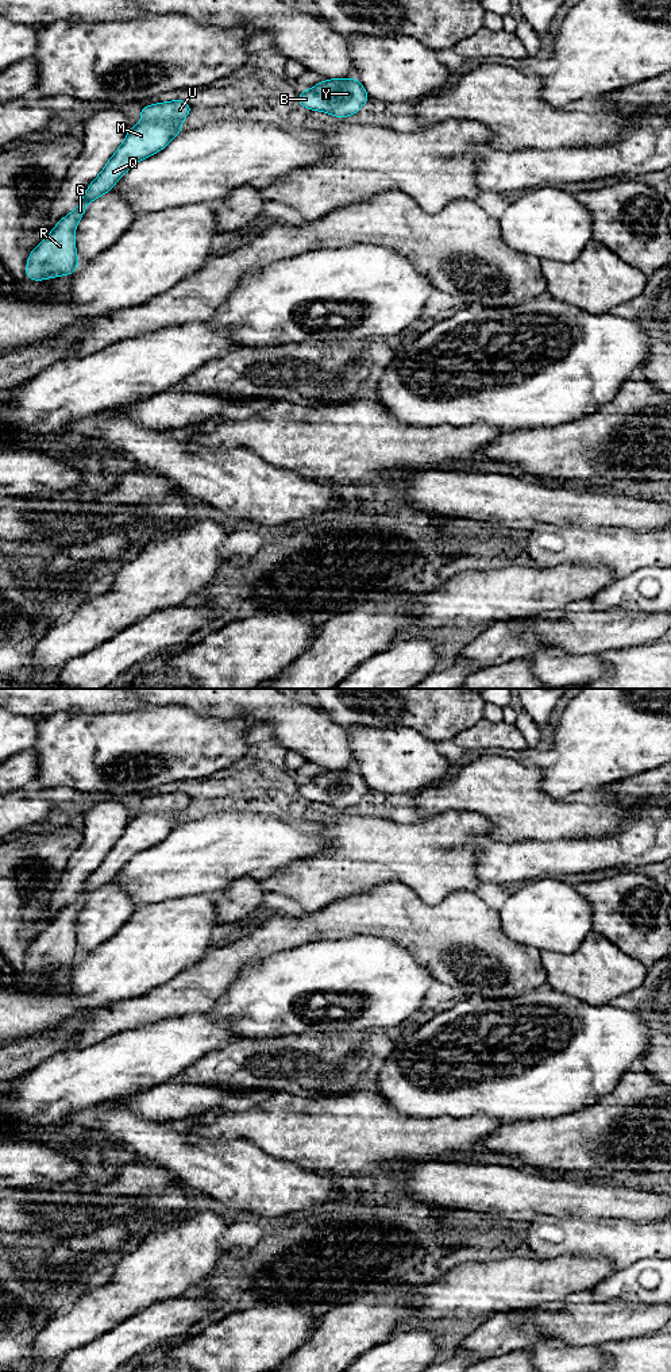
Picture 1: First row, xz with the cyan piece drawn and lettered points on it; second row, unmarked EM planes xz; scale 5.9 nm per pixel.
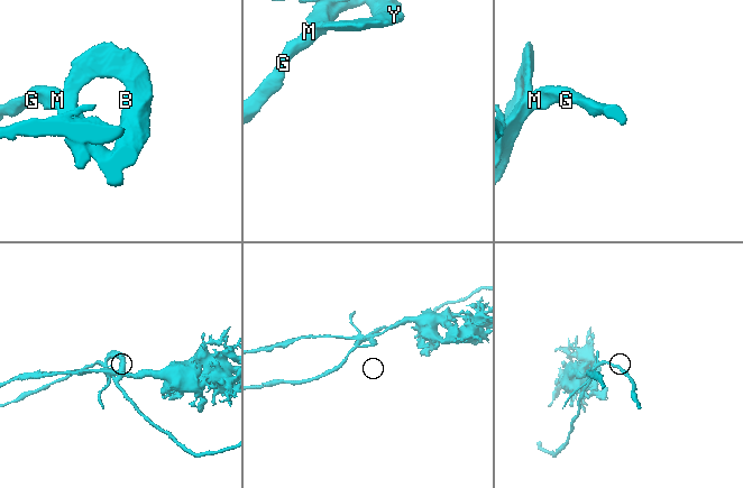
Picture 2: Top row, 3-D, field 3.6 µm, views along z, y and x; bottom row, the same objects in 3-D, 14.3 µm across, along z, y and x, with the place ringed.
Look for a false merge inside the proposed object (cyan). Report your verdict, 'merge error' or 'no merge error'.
merge error

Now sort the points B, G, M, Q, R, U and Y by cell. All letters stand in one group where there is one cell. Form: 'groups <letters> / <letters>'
groups B U Y / G M Q R

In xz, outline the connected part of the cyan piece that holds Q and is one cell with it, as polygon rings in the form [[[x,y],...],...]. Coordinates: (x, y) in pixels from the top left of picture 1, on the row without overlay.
[[[142,812],[135,816],[100,866],[90,874],[78,897],[31,943],[26,967],[32,972],[42,972],[74,964],[80,956],[74,925],[88,895],[111,883],[134,855],[163,841],[181,821],[180,814],[165,812]]]

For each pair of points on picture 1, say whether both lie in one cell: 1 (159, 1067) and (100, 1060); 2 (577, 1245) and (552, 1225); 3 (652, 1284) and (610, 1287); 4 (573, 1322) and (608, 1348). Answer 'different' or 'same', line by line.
1: same
2: same
3: same
4: different

